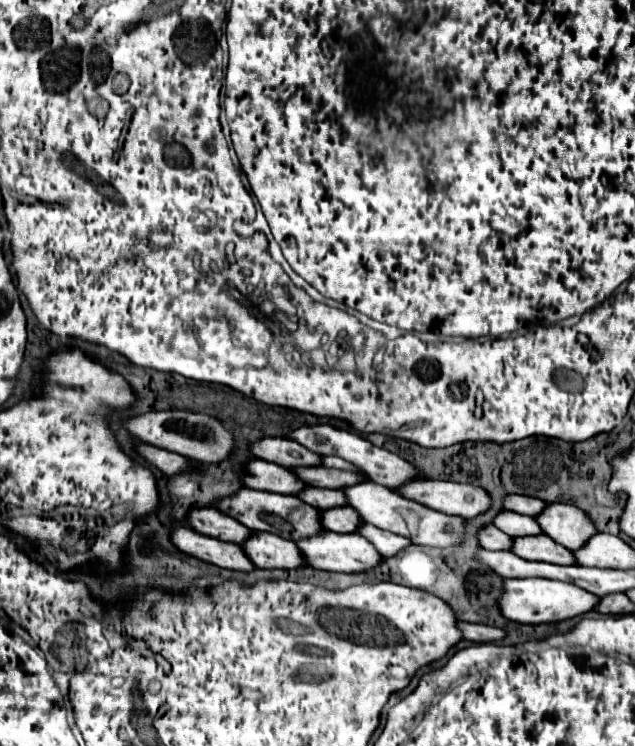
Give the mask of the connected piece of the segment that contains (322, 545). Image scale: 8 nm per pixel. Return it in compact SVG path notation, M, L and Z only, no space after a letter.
M322 530L322 534L314 534L308 538L296 540L298 550L302 552L308 566L318 570L332 570L332 572L360 572L376 566L382 556L376 552L376 548L362 538L360 534L338 534L330 530Z

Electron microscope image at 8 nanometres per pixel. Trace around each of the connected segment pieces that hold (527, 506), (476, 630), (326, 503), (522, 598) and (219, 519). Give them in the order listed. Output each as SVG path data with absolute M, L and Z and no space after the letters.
M508 494L502 498L502 506L506 510L518 512L518 514L528 514L528 516L536 516L538 510L542 510L546 506L546 502L538 500L538 498L530 498L530 496L520 496L520 494Z
M458 622L458 628L460 628L464 640L470 640L470 642L496 642L506 636L504 630L494 628L494 626L486 626L486 624Z
M304 486L298 492L298 498L302 498L302 502L306 502L318 510L344 506L346 498L342 498L342 496L344 496L342 490L328 490L328 488L316 488L316 486Z
M504 578L502 590L498 596L500 614L520 624L560 622L560 620L592 610L596 602L598 602L598 596L588 594L586 590L580 590L578 586L558 582L558 580L544 580L544 578Z
M212 506L190 510L186 514L186 522L198 534L206 534L206 536L212 536L212 538L218 538L218 540L224 540L224 542L240 544L250 536L250 530L246 526L242 526L234 518L214 510Z

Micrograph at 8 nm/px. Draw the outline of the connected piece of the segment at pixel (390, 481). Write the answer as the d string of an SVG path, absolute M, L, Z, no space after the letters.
M304 424L292 432L286 434L286 438L294 440L294 442L300 442L302 446L306 446L308 450L314 450L318 454L334 454L334 456L340 456L340 458L346 458L348 462L360 466L366 476L372 480L372 482L378 482L386 488L394 488L394 486L400 486L412 478L416 478L416 470L410 462L402 460L400 456L388 452L386 448L378 448L374 446L372 442L360 438L358 434L354 432L348 432L348 430L340 430L340 428L334 428L332 424Z

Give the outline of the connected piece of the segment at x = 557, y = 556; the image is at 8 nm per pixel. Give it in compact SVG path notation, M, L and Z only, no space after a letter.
M538 534L538 536L518 536L514 538L514 546L510 548L512 554L524 558L524 560L536 560L536 562L550 562L550 564L576 564L570 550L556 544L550 536Z

